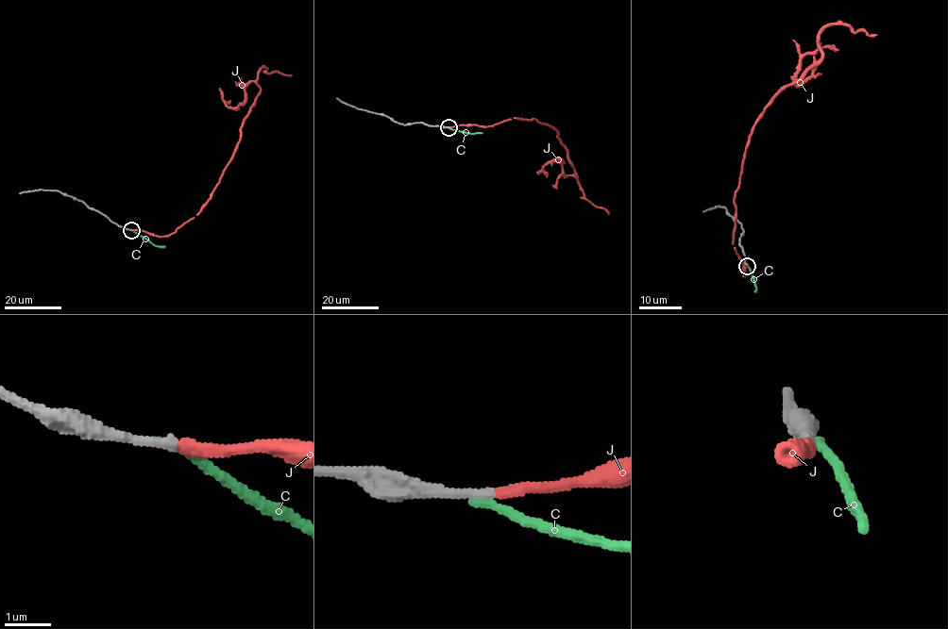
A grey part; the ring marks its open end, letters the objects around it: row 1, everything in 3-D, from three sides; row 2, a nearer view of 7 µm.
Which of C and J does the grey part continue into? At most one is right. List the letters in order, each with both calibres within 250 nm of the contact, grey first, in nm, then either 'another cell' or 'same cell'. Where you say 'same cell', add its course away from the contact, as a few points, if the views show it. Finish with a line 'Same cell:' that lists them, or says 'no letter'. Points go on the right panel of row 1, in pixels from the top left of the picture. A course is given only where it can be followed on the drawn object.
C: 240/190 nm | another cell
J: 220/240 nm | same cell | via (747, 266), (743, 275), (734, 203), (748, 137), (821, 57), (818, 44), (797, 83), (811, 74), (813, 55)
Same cell: J

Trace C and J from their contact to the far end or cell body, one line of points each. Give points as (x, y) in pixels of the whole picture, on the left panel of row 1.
C: (131, 229), (154, 244), (165, 246)
J: (131, 229), (168, 236), (211, 197), (260, 91), (249, 81), (245, 100), (228, 107), (220, 89)

